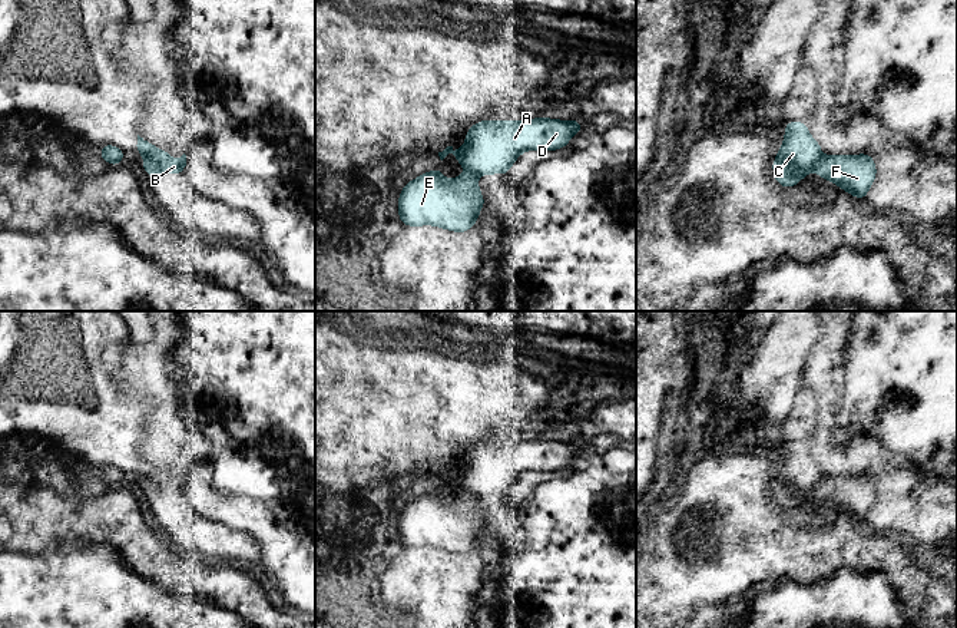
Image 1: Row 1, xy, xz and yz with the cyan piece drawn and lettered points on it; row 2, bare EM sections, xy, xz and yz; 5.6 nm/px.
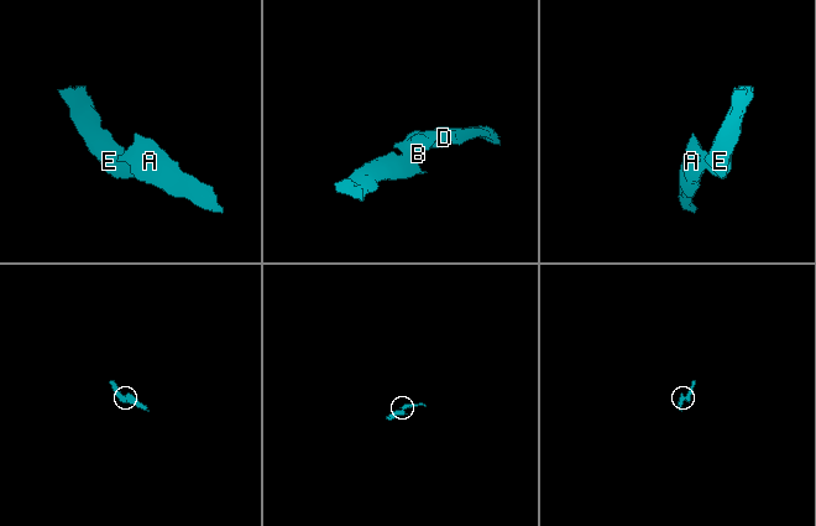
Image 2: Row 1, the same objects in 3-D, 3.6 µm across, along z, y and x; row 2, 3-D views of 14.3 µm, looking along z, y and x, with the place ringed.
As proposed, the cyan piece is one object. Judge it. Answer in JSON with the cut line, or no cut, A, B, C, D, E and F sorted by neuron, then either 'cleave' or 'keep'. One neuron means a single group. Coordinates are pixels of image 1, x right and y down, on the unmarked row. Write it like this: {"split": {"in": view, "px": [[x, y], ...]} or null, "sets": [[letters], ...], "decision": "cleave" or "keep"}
{"split": {"in": "xy", "px": [[143, 476], [161, 492]]}, "sets": [["A", "B", "C", "D"], ["E", "F"]], "decision": "cleave"}

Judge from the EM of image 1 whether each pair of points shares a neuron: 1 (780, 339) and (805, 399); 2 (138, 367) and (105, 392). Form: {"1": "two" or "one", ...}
{"1": "two", "2": "two"}

